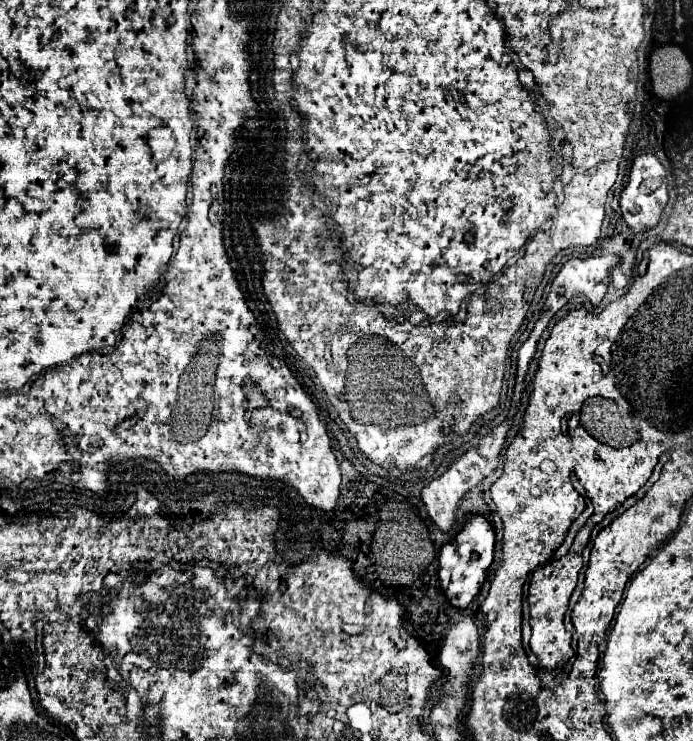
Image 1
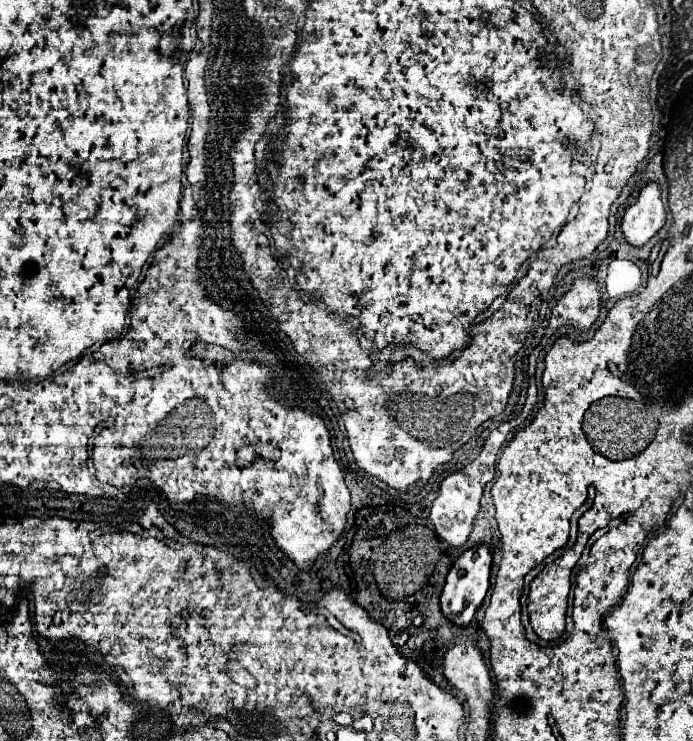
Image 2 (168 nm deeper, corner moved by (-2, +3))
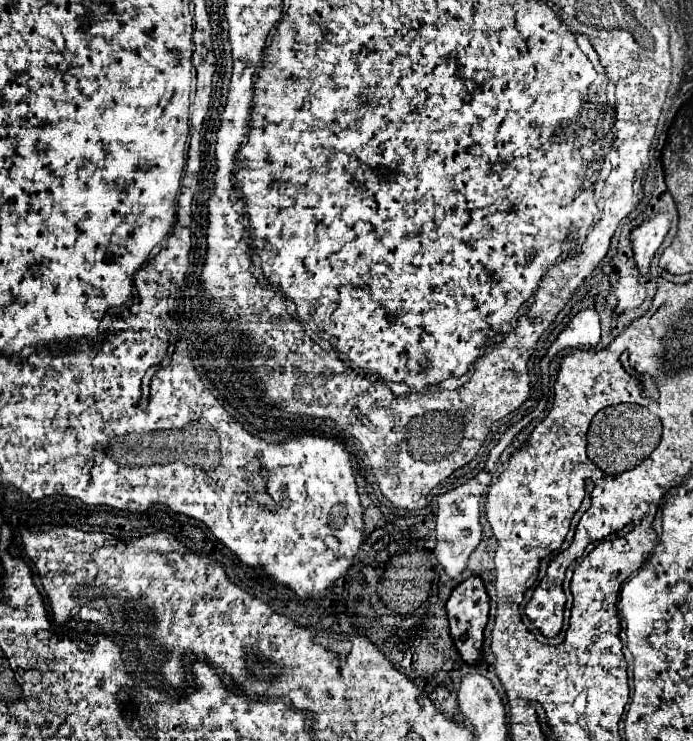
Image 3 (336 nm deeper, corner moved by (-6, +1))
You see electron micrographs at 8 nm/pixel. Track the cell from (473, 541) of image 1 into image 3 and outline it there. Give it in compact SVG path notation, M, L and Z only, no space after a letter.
M471 577L453 589L447 601L447 617L451 623L451 637L461 655L461 661L467 665L479 665L483 661L483 631L489 619L489 595L479 577Z

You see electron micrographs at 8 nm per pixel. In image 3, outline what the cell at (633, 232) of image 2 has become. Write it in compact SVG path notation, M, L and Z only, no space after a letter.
M665 213L655 215L653 219L645 221L641 227L631 231L635 261L637 261L637 267L639 267L641 275L649 273L651 259L653 259L655 251L661 247L667 231L669 231L669 219L667 219Z

